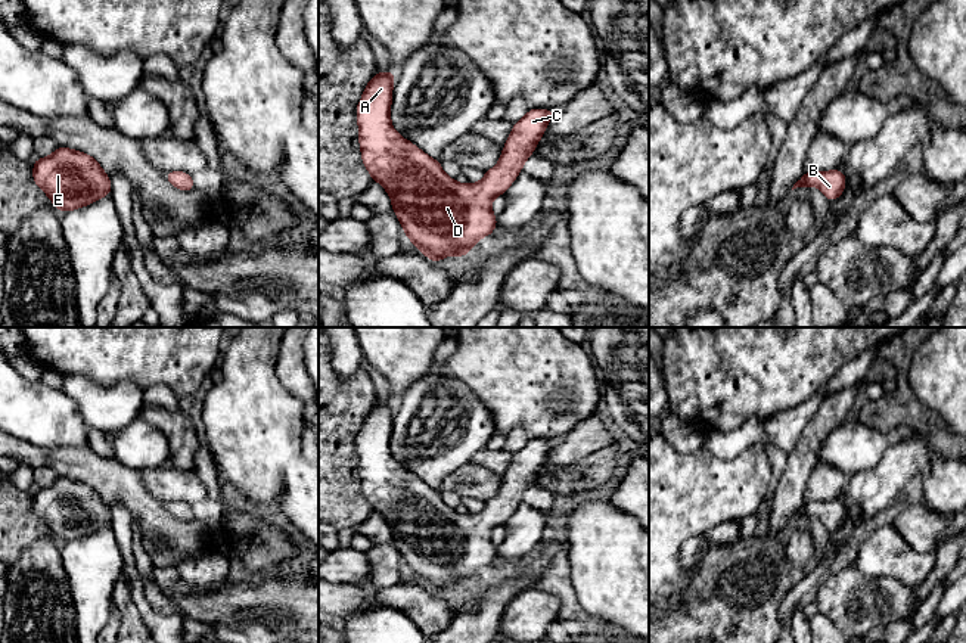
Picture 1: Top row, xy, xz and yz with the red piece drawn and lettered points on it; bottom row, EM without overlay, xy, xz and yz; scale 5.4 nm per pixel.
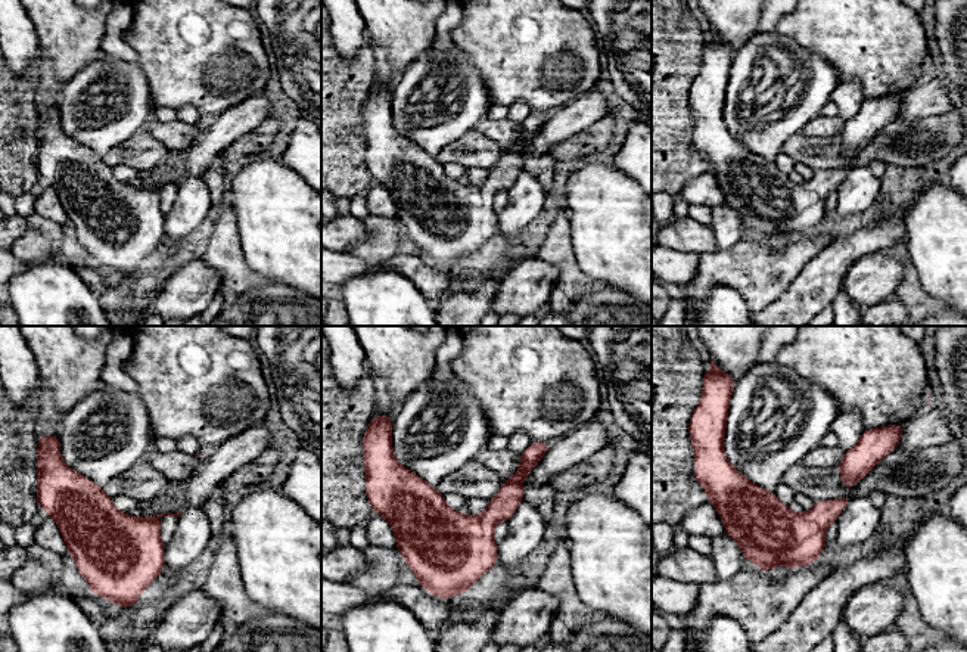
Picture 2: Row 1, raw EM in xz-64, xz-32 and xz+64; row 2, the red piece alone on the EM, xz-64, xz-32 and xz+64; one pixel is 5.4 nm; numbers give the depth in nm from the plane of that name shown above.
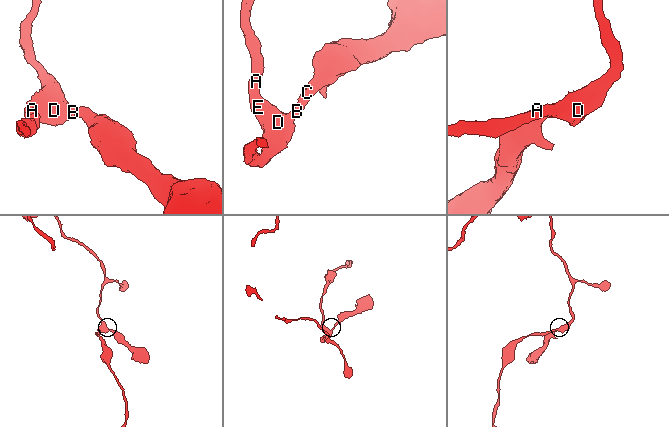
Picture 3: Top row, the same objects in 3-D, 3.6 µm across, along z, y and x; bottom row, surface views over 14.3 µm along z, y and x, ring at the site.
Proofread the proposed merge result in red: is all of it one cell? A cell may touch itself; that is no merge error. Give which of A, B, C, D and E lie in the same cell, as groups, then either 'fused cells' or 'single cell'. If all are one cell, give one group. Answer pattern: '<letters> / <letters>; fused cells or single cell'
A B C D E; single cell

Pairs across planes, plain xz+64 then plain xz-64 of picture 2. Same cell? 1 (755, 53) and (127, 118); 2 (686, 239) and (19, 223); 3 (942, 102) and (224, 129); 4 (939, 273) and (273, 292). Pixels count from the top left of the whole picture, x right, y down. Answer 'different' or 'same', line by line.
1: same
2: same
3: same
4: different

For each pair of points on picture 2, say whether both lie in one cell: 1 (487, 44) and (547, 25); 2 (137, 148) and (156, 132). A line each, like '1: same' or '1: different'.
1: same
2: different

